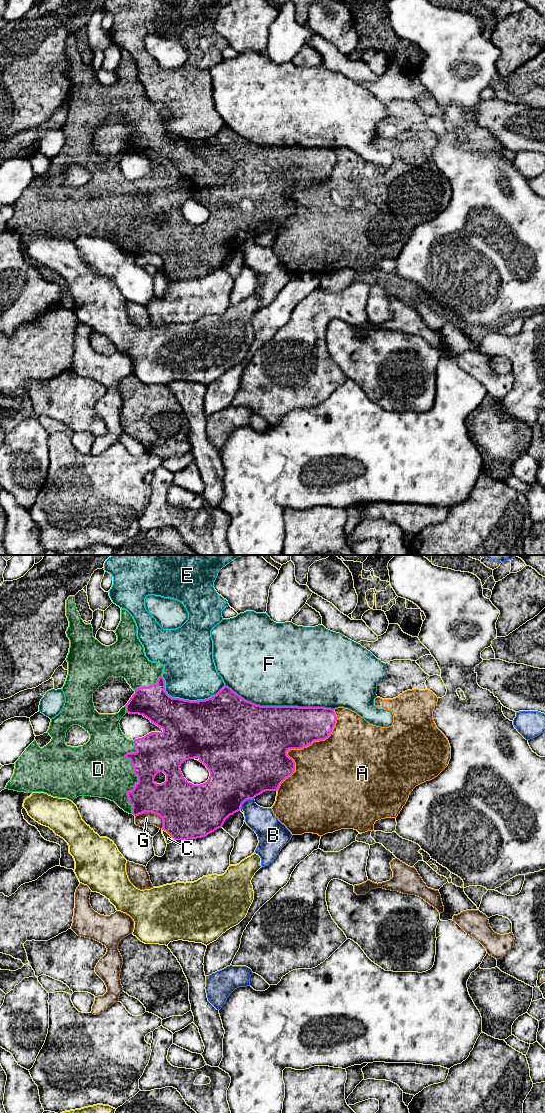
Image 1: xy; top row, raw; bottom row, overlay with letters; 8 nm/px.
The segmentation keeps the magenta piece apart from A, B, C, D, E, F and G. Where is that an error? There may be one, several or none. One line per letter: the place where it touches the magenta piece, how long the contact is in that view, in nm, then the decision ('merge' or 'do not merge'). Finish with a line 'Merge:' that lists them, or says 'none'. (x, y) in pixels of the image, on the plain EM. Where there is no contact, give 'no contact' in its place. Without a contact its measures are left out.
A: meets magenta in xy at (301, 188); contact 800 nm long; do not merge
B: meets magenta in xy at (245, 240); contact 140 nm long; do not merge
C: meets magenta in xy at (168, 273); contact 140 nm long; do not merge
D: meets magenta in xy at (135, 213); contact 600 nm long; merge
E: meets magenta in xy at (187, 140); contact 500 nm long; do not merge
F: meets magenta in xy at (279, 146); contact 900 nm long; do not merge
G: meets magenta in xy at (152, 252); contact 240 nm long; do not merge
Merge: D

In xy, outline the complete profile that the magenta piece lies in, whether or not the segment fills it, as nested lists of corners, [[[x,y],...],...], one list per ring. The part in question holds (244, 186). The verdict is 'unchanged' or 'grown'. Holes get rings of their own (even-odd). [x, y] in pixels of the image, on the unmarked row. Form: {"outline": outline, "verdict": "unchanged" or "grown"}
{"outline": [[[69,36],[66,40],[66,56],[69,61],[69,67],[66,71],[67,77],[70,80],[69,93],[67,95],[68,102],[68,115],[65,121],[62,131],[65,136],[65,143],[58,155],[51,159],[49,169],[47,173],[52,177],[51,181],[40,188],[36,180],[34,180],[22,193],[19,199],[15,202],[14,214],[11,220],[7,223],[6,229],[14,230],[18,232],[44,232],[48,235],[58,238],[67,238],[73,241],[79,236],[91,236],[106,238],[114,241],[121,249],[129,254],[137,256],[144,252],[151,252],[159,255],[163,260],[162,270],[166,271],[174,280],[188,280],[197,279],[205,277],[208,274],[214,272],[215,270],[221,268],[225,260],[234,253],[241,250],[242,244],[248,239],[254,239],[256,236],[262,234],[265,231],[277,231],[280,224],[289,216],[295,212],[295,202],[292,198],[287,195],[287,191],[290,189],[303,189],[311,185],[314,181],[325,180],[328,178],[335,166],[337,157],[334,149],[325,147],[298,147],[298,146],[260,146],[256,145],[250,141],[245,140],[236,132],[234,132],[228,126],[224,126],[216,135],[205,139],[197,141],[189,141],[180,138],[172,138],[165,131],[165,120],[162,117],[164,106],[160,103],[151,102],[145,96],[144,87],[137,77],[137,66],[131,56],[131,54],[121,48],[121,61],[115,70],[117,75],[117,81],[110,85],[105,86],[101,84],[97,79],[93,77],[93,68],[91,64],[85,64],[81,59],[79,52],[77,51],[75,44],[75,36]],[[109,117],[123,117],[131,128],[135,131],[128,143],[120,149],[116,154],[99,154],[94,147],[93,143],[93,133],[102,125],[105,124]],[[126,154],[139,154],[143,155],[151,161],[151,163],[157,165],[163,169],[163,172],[151,172],[142,178],[129,180],[125,177],[120,169],[120,160]],[[79,165],[83,167],[89,174],[89,181],[83,186],[71,187],[65,184],[66,172],[73,166]],[[198,198],[201,203],[203,203],[210,212],[209,219],[200,225],[194,225],[188,222],[180,209],[181,204],[189,199]],[[163,212],[166,215],[166,221],[162,224],[157,224],[154,222],[155,216]]], "verdict": "grown"}

